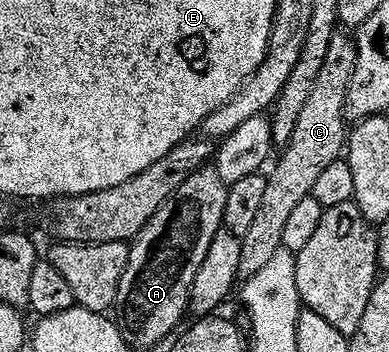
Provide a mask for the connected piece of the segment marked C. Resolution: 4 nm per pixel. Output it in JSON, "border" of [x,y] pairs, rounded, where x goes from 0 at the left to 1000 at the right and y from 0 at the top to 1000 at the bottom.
{"border":[[[866,91],[856,114],[846,114],[835,193],[825,193],[825,216],[815,216],[805,264],[763,341],[748,406],[720,435],[728,440],[720,443],[717,463],[715,449],[704,463],[707,486],[686,506],[681,560],[661,599],[658,625],[622,676],[617,804],[661,784],[661,773],[671,773],[671,761],[681,761],[681,750],[692,750],[692,739],[702,739],[702,727],[712,727],[712,716],[728,707],[728,673],[746,608],[763,594],[763,580],[774,580],[774,568],[799,560],[805,523],[815,523],[825,489],[835,489],[846,466],[874,457],[895,423],[892,256],[902,244],[913,173],[925,148],[915,111],[882,94],[892,91]]]}

